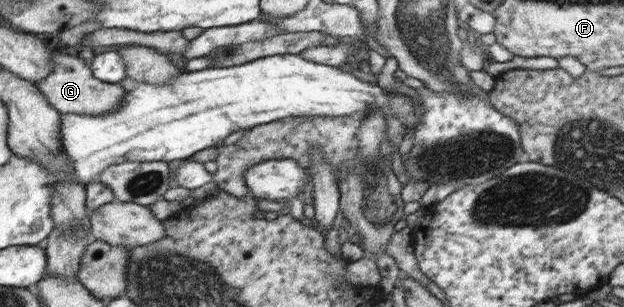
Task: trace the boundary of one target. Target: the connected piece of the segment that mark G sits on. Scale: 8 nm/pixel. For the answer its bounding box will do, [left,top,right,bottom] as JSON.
[38,53,127,116]

